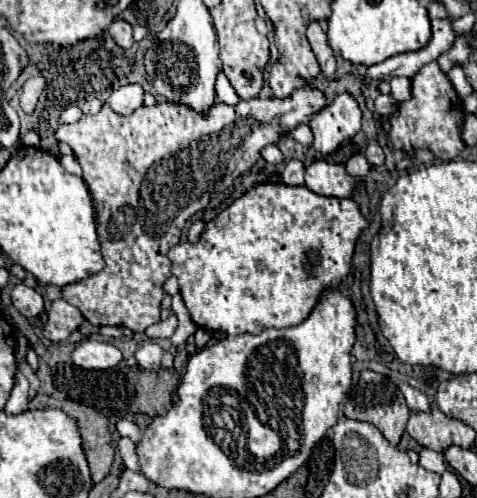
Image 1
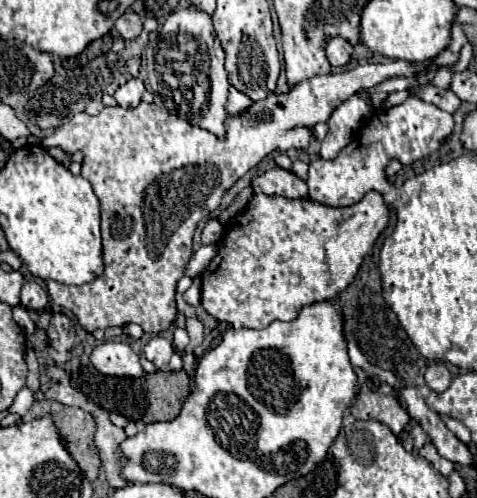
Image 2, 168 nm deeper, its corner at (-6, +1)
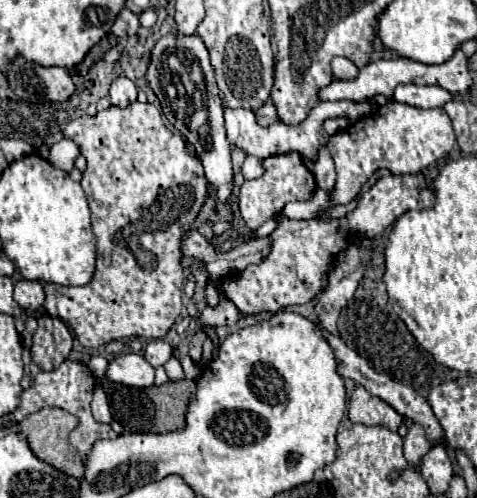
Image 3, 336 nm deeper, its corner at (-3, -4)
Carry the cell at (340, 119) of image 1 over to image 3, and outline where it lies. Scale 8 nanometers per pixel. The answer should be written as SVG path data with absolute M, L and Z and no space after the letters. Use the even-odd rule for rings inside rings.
M324 144L320 148L320 154L318 154L316 162L314 162L314 178L316 178L316 184L320 188L324 188L324 190L330 190L334 186L336 172L334 172L334 162L332 162L328 144Z

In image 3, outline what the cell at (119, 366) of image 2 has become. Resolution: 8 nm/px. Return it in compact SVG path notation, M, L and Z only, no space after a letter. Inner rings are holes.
M120 354L110 358L106 378L110 382L134 388L148 388L154 384L154 368L144 360L142 354Z

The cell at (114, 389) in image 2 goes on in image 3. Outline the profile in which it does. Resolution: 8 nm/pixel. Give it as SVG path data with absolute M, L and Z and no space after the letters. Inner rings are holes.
M176 380L166 382L162 386L150 386L150 388L130 388L122 384L110 384L106 388L110 410L114 414L114 420L124 426L126 432L172 432L184 428L184 414L190 402L190 396L196 390L194 380Z

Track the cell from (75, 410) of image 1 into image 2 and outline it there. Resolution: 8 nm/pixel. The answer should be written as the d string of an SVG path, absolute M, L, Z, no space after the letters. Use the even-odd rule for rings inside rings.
M39 401L31 407L31 419L51 415L55 421L55 427L59 435L65 441L65 447L69 455L75 459L75 463L81 467L81 471L87 475L89 481L97 479L101 461L97 455L97 449L91 441L95 433L95 421L89 413L83 409L67 407L57 401Z

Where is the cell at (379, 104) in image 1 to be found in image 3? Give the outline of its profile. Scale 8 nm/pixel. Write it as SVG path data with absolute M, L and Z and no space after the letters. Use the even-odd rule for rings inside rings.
M416 84L398 86L392 98L396 102L416 106L416 108L436 108L454 100L454 96L440 86L416 86Z

